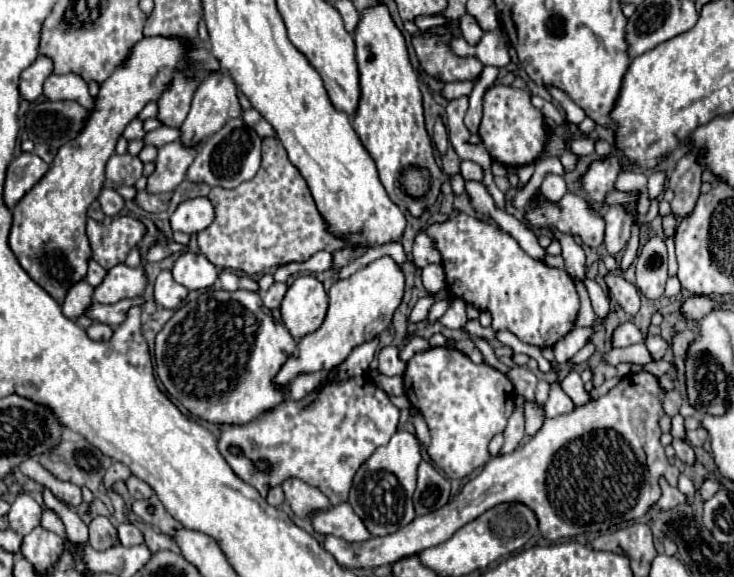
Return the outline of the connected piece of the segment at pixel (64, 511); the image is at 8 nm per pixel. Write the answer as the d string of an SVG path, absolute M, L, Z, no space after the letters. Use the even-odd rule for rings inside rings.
M44 490L44 502L50 510L54 510L62 518L62 522L66 524L66 534L70 540L88 544L88 526L80 520L80 516L76 512L68 510L60 500L56 500L56 496L50 490Z

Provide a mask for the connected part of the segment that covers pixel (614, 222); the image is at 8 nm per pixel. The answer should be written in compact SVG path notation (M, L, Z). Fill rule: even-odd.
M610 206L608 212L604 214L604 222L606 222L606 236L604 236L604 246L608 250L608 254L616 256L618 252L624 250L628 238L630 238L630 226L632 226L632 218L626 212L626 208L620 206Z

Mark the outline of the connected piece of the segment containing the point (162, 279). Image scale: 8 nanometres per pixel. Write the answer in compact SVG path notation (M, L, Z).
M162 270L158 274L156 284L154 284L156 304L160 304L164 308L178 308L186 296L188 296L188 288L184 288L182 284L178 284L172 278L170 270Z

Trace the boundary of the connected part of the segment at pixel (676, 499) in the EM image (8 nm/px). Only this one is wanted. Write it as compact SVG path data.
M662 482L662 498L656 502L656 506L660 510L668 510L668 508L674 508L684 502L686 502L686 496L678 488L672 488L672 486L668 486L668 482Z

